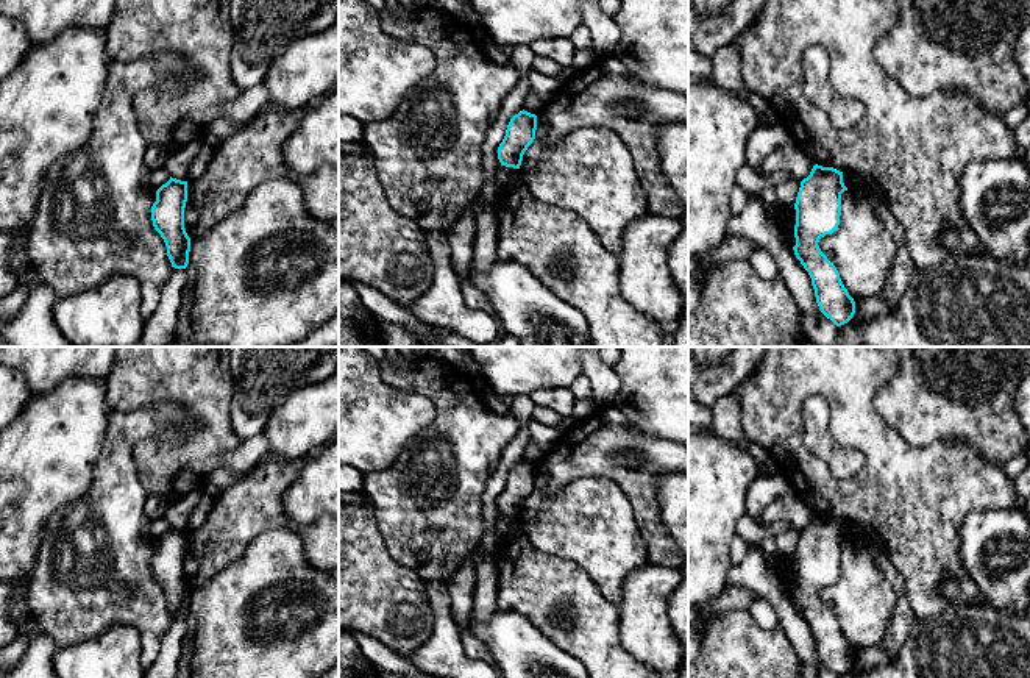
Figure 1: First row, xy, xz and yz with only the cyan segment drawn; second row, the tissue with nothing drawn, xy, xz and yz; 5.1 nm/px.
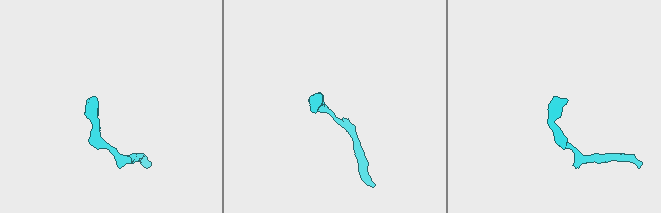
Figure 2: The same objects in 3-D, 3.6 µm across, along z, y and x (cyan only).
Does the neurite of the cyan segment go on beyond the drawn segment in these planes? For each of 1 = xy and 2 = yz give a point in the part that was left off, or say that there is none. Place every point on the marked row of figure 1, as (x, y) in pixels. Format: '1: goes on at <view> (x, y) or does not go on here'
1: does not go on here
2: does not go on here

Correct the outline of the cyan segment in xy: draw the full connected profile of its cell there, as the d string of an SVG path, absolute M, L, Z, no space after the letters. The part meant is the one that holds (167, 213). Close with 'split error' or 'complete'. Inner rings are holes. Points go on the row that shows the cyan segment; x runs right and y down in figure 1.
M172 178L156 191L151 206L154 230L167 247L167 256L175 269L189 264L190 237L184 228L184 208L187 202L187 181Z; complete

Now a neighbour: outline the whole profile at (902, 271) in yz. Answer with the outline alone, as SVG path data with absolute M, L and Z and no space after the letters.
M843 172L843 183L849 191L863 192L869 197L877 217L882 220L896 244L894 264L880 294L874 298L855 303L857 319L866 322L896 308L905 295L916 267L908 255L905 230L890 211L885 191L872 178L854 172Z

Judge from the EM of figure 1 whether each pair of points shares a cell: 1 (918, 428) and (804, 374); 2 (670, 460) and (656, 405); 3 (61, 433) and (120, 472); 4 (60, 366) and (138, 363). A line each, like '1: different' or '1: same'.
1: different
2: different
3: different
4: different

